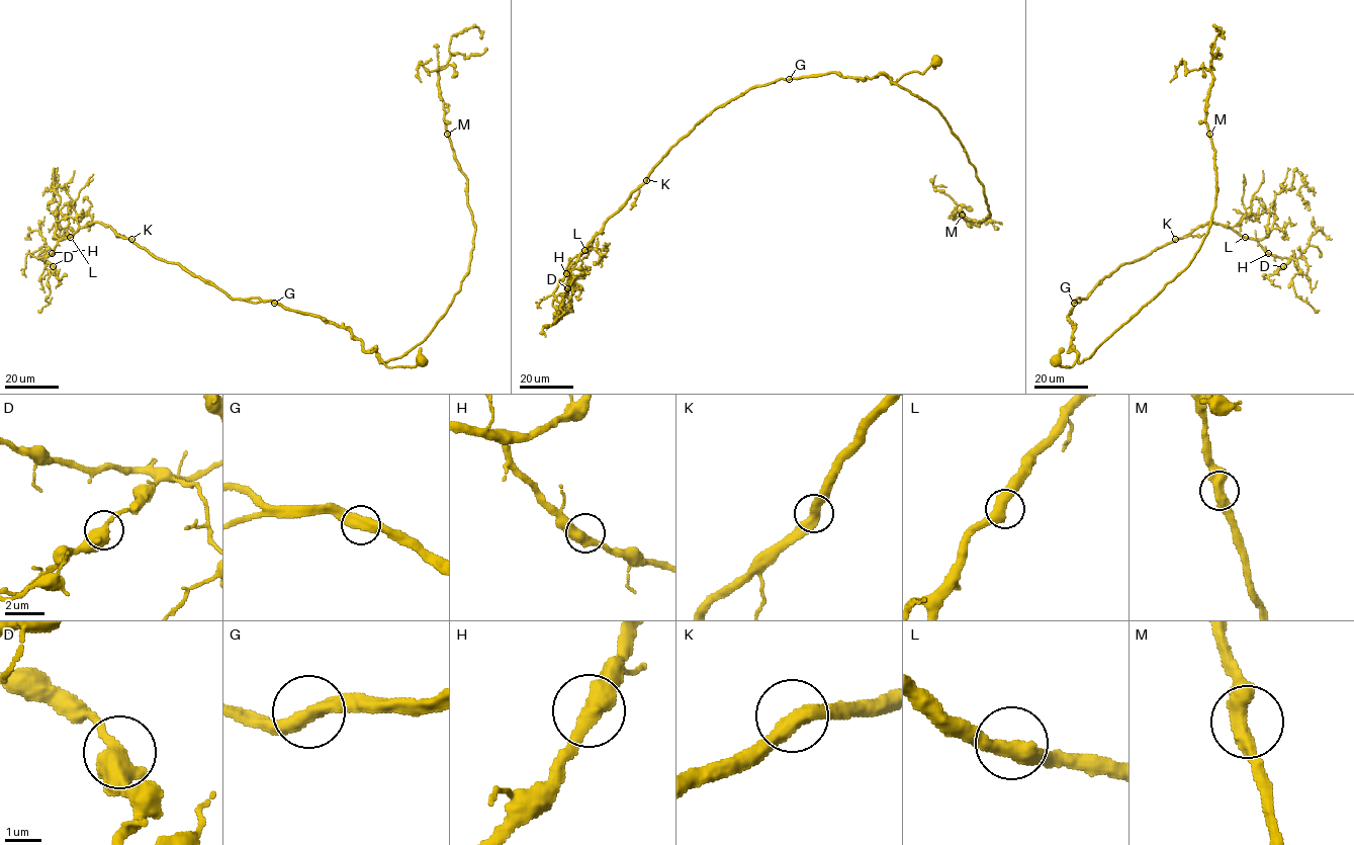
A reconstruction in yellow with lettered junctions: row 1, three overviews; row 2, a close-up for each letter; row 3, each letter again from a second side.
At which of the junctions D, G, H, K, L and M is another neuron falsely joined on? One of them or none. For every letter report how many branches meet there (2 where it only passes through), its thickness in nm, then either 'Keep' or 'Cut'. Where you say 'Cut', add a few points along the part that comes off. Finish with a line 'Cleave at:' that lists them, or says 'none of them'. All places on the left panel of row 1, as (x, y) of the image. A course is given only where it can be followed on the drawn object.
D: Branches: 2. Thickness 480 nm. Keep
G: Branches: 2. Thickness 480 nm. Keep
H: Branches: 2. Thickness 480 nm. Keep
K: Branches: 2. Thickness 460 nm. Keep
L: Branches: 2. Thickness 480 nm. Keep
M: Branches: 2. Thickness 480 nm. Keep
Cleave at: none of them

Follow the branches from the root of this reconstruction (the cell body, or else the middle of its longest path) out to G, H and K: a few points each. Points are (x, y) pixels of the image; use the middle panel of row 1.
G: (936, 63), (922, 73), (911, 71), (893, 83), (885, 73), (872, 78), (842, 77), (828, 73), (789, 79)
H: (936, 63), (893, 83), (885, 73), (852, 78), (828, 73), (749, 88), (713, 109), (672, 147), (566, 273)
K: (936, 63), (893, 83), (885, 73), (852, 78), (828, 73), (752, 86), (704, 117), (646, 180)

